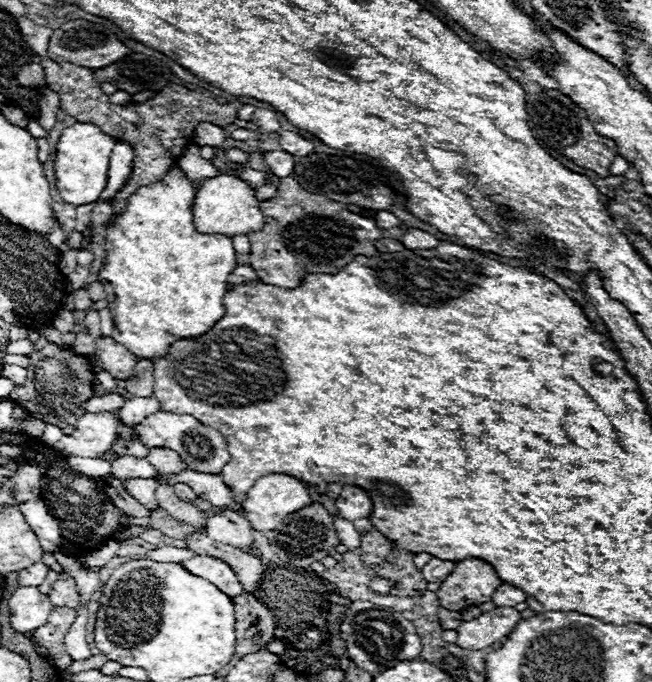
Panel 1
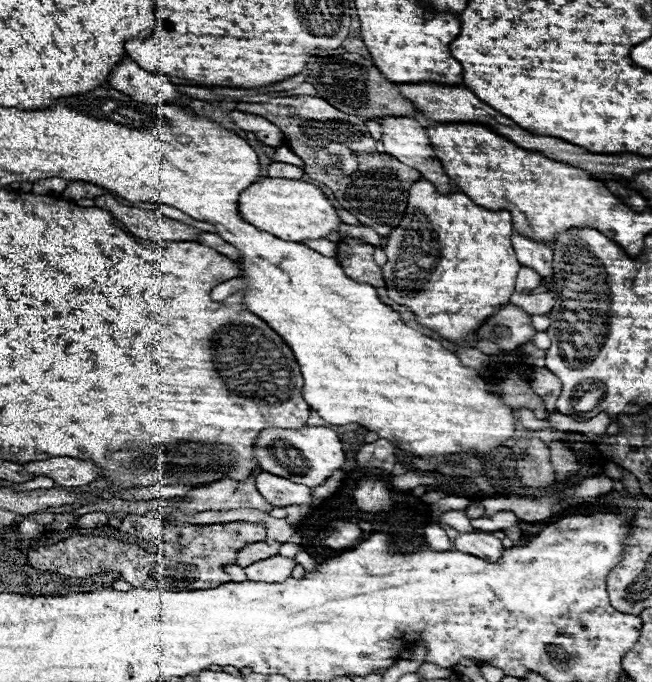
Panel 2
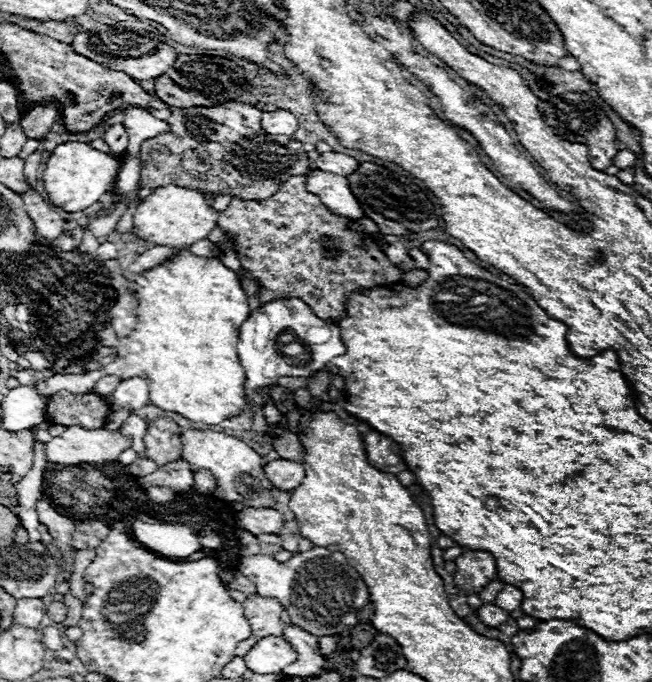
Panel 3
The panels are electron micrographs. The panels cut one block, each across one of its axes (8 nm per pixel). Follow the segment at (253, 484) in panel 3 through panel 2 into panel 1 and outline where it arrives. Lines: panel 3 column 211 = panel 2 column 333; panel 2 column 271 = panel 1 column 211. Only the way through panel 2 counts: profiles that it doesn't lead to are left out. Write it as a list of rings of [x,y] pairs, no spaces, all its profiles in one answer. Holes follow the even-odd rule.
[[[156,412],[156,414],[150,414],[144,422],[132,426],[132,432],[134,432],[134,436],[140,438],[140,442],[146,448],[170,448],[170,450],[178,452],[182,456],[182,460],[186,460],[186,466],[194,468],[196,472],[220,474],[226,460],[230,460],[230,454],[226,450],[226,440],[222,438],[222,434],[214,428],[202,426],[198,420],[194,420],[194,416]]]

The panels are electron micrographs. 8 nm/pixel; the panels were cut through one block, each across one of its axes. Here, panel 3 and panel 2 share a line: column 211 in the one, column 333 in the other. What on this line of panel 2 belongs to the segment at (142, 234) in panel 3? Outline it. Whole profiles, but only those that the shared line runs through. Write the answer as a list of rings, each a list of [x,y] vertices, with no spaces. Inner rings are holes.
[[[262,178],[240,194],[238,210],[240,216],[258,230],[276,234],[278,238],[290,242],[326,238],[328,234],[338,232],[338,228],[342,226],[342,220],[338,218],[338,212],[326,198],[326,194],[318,186],[308,184],[304,180]]]

